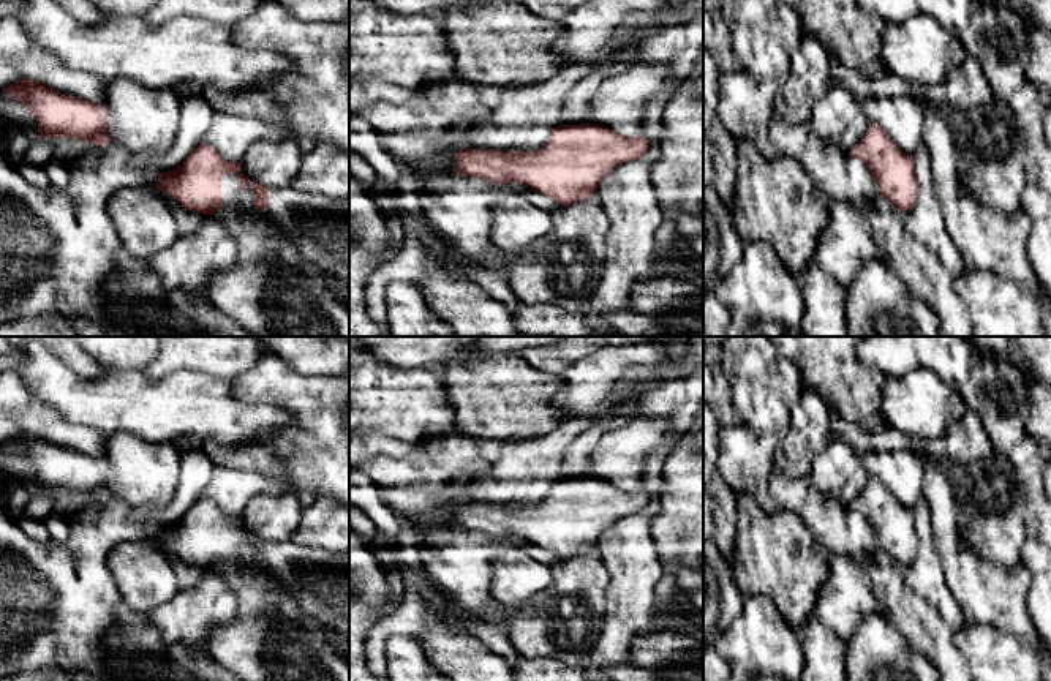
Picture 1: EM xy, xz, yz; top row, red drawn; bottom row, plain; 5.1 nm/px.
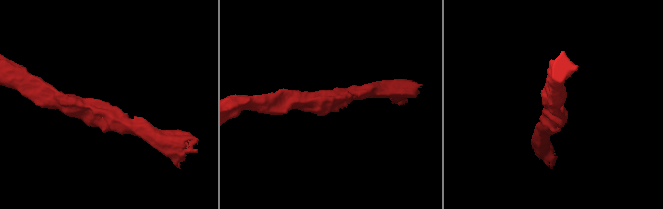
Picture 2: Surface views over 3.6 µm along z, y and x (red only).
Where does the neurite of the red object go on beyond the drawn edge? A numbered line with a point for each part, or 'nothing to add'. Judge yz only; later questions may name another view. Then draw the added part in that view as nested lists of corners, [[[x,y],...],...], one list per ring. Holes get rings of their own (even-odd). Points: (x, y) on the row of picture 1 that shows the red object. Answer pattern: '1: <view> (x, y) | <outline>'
nothing to add

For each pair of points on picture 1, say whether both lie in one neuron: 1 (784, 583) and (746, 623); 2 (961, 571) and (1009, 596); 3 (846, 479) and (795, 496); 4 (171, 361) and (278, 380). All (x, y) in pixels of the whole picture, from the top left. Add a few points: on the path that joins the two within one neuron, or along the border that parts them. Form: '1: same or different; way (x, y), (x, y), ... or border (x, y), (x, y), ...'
1: different; border (743, 593), (767, 596), (792, 628)
2: same; way (972, 580), (990, 594), (998, 596)
3: different; border (808, 474), (819, 490), (847, 507)
4: different; border (263, 353), (233, 380)

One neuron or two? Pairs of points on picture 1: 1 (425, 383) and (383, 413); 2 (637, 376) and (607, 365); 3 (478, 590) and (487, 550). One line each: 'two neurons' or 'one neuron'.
1: one neuron
2: two neurons
3: one neuron

